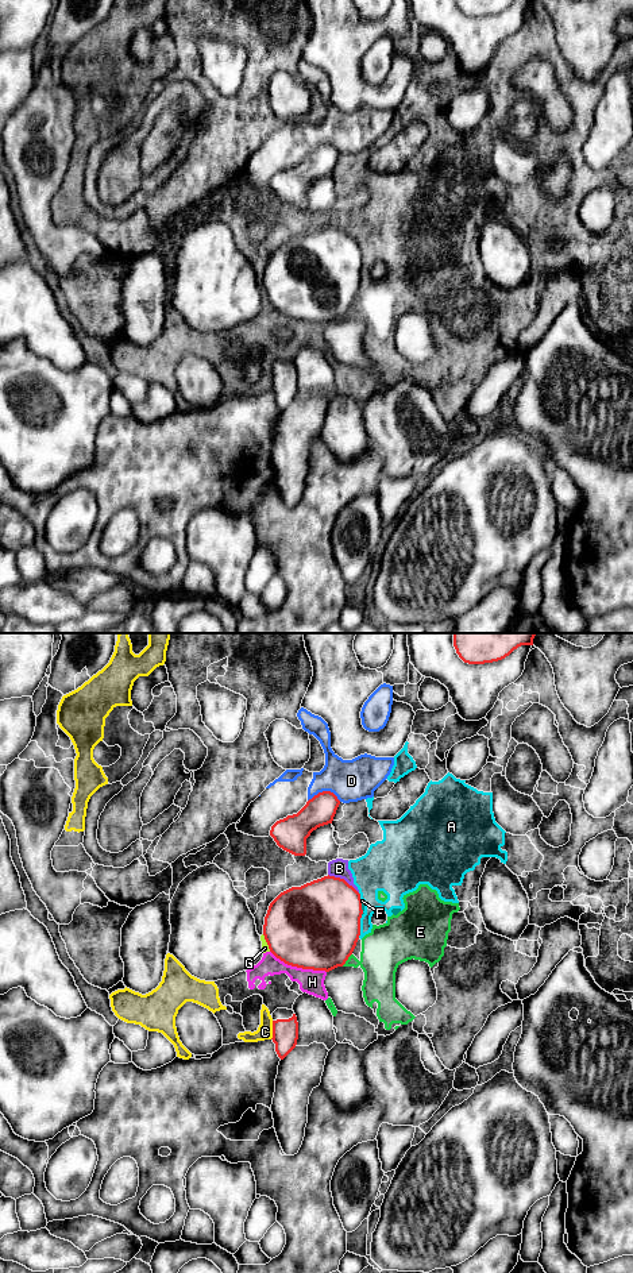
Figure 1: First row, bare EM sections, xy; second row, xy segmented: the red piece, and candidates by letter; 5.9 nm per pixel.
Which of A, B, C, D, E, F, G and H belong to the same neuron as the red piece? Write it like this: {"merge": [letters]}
{"merge": []}

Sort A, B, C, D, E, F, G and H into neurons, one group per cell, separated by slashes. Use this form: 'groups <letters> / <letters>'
groups A B C E F G H / D

